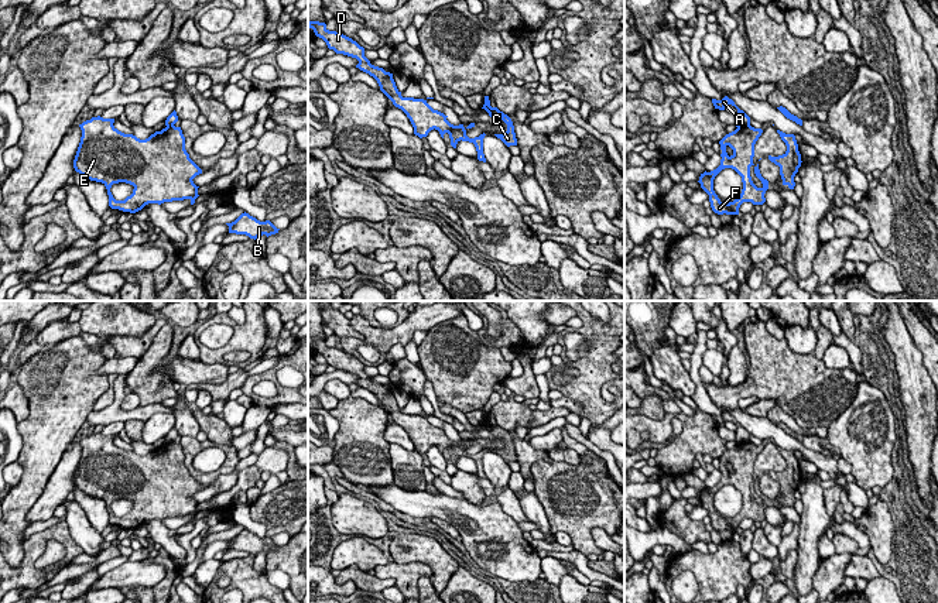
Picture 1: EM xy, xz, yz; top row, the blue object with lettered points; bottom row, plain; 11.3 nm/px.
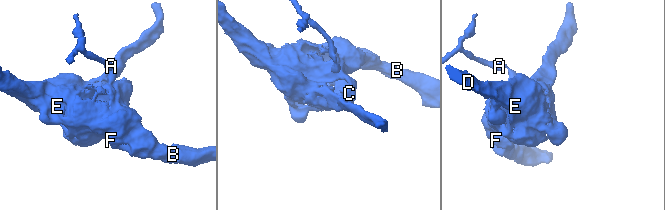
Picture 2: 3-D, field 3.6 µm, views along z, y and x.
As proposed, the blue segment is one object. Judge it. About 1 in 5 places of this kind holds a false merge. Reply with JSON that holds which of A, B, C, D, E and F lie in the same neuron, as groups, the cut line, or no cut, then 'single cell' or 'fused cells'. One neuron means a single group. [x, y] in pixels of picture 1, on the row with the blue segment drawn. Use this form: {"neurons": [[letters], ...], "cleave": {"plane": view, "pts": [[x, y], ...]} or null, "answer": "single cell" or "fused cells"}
{"neurons": [["A"], ["B", "C", "D", "E", "F"]], "cleave": {"plane": "yz", "pts": [[749, 123], [738, 127]]}, "answer": "fused cells"}

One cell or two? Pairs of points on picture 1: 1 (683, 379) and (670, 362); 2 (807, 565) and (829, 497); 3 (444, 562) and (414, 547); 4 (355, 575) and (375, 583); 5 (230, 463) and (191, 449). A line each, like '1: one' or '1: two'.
1: one
2: two
3: one
4: one
5: one

